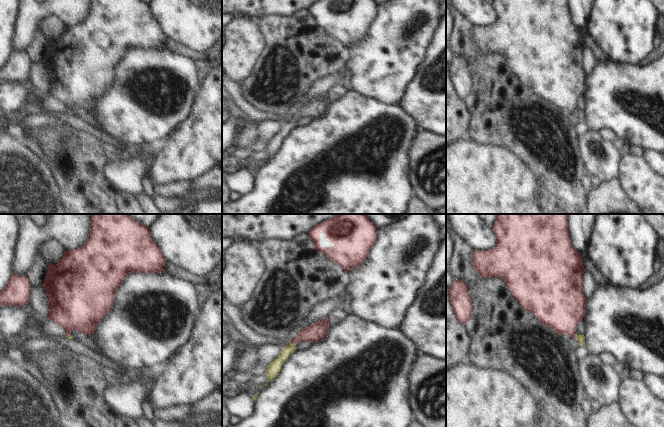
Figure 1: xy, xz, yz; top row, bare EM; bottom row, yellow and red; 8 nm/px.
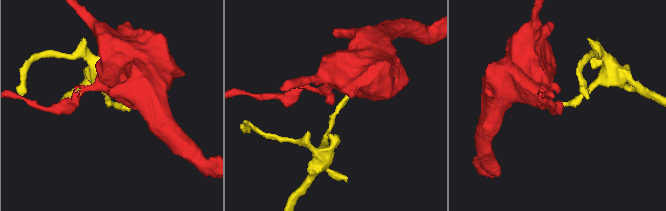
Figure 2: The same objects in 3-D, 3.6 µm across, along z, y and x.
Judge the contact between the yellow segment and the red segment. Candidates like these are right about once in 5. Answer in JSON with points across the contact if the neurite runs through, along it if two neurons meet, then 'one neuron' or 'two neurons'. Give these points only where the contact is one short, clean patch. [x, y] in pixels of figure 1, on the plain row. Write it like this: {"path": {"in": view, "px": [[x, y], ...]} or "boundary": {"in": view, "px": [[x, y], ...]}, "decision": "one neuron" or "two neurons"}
{"boundary": {"in": "xz", "px": [[291, 118], [296, 119]]}, "decision": "two neurons"}

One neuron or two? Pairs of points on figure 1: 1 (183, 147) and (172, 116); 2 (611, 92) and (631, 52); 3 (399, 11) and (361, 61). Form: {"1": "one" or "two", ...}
{"1": "two", "2": "two", "3": "one"}

